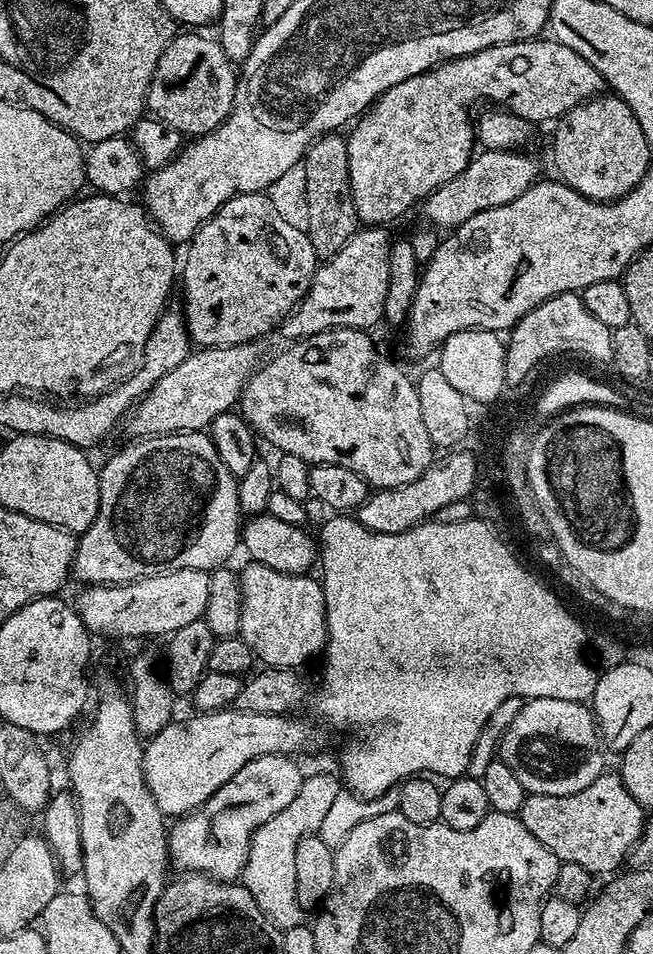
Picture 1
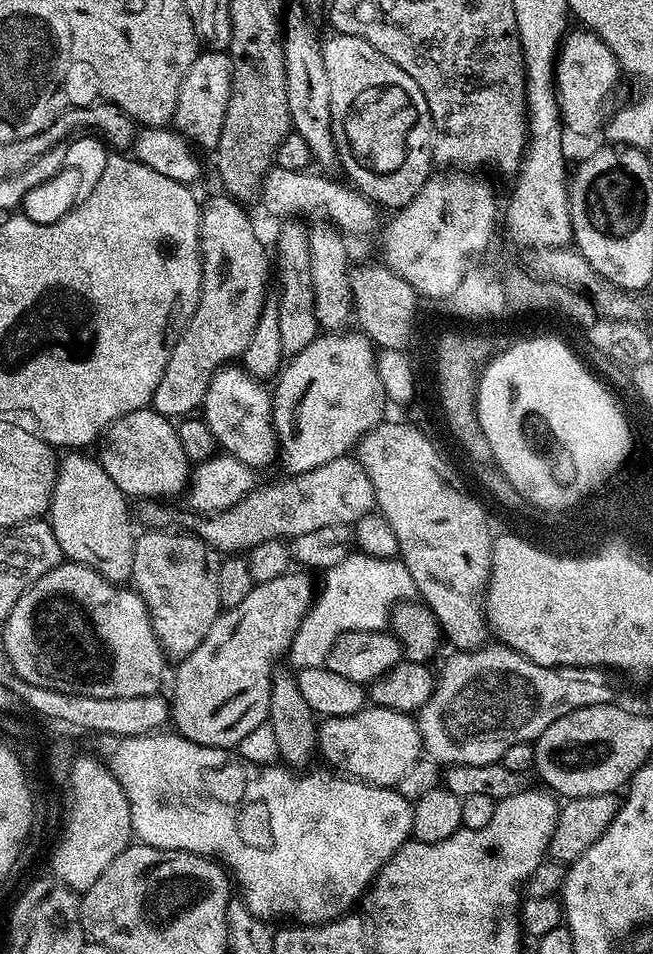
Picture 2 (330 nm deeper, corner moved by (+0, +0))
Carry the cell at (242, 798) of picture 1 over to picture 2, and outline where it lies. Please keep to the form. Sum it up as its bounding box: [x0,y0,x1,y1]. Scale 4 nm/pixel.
[316,706,422,788]

